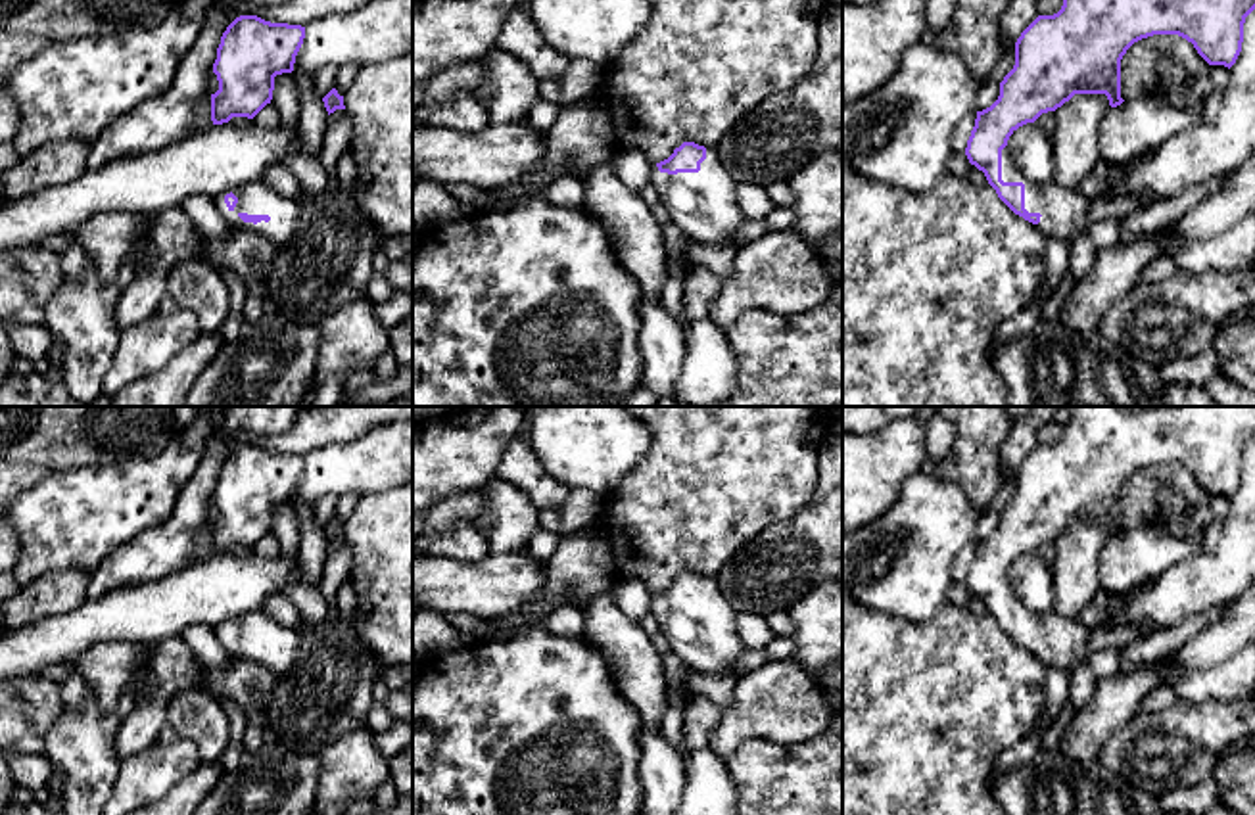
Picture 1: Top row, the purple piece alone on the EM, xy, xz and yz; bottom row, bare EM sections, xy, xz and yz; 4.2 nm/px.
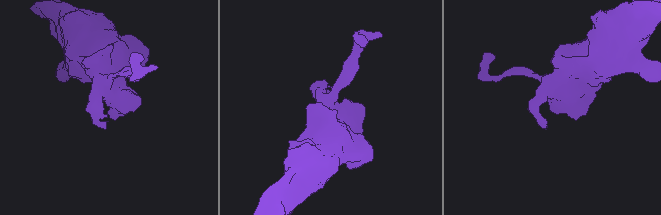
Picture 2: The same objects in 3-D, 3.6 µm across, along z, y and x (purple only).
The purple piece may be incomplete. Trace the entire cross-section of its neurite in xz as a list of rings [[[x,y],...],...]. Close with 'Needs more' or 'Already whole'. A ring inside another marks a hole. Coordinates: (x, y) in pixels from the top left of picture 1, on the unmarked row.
[[[683,571],[668,589],[651,594],[651,614],[670,650],[702,675],[733,673],[746,650],[735,627],[737,612],[716,577]]]. Needs more

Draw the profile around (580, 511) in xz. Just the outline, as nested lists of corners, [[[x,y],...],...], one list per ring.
[[[572,489],[566,502],[558,510],[562,520],[562,533],[578,533],[593,527],[603,508],[603,495]]]

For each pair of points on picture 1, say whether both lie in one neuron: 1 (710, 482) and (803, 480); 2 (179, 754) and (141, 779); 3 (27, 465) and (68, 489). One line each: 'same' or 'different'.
1: same
2: same
3: different

